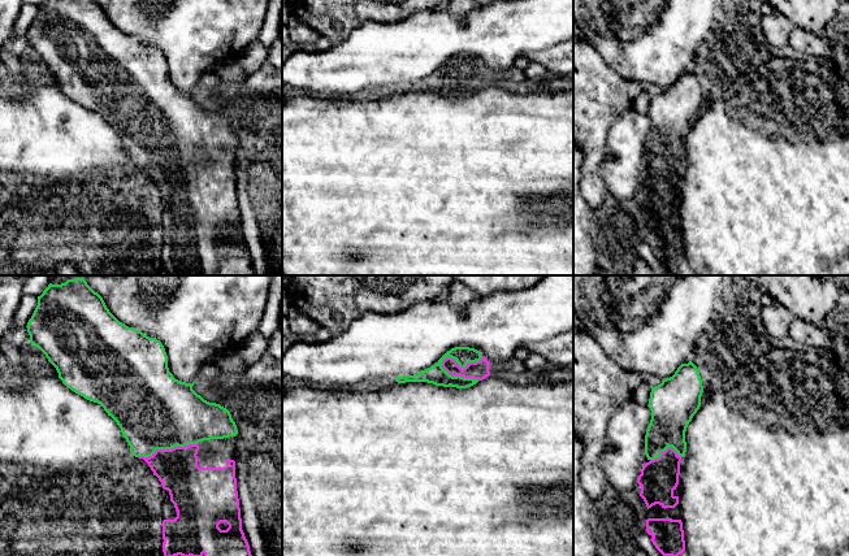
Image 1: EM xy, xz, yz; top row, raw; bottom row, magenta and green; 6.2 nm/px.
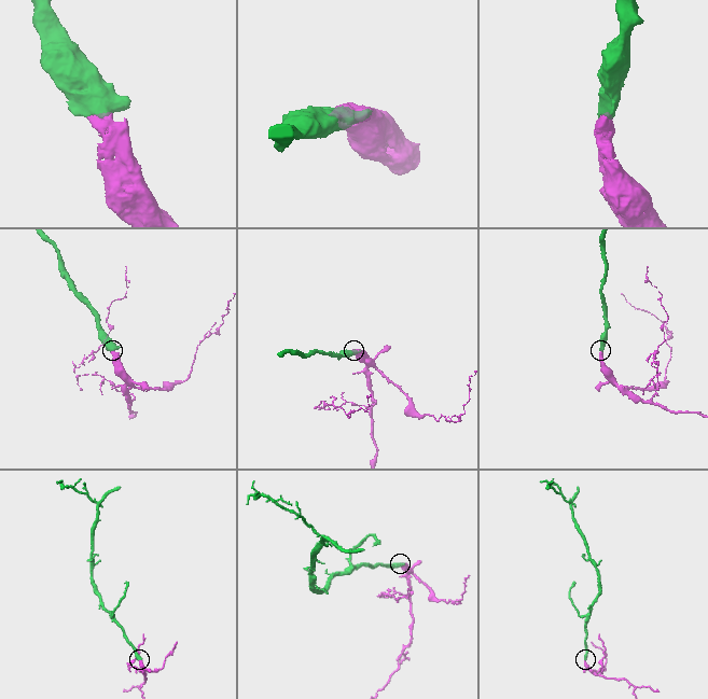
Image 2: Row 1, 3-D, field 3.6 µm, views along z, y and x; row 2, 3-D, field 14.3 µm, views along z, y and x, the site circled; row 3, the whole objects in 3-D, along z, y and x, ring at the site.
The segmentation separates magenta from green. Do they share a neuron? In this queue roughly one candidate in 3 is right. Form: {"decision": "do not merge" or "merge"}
{"decision": "merge"}

